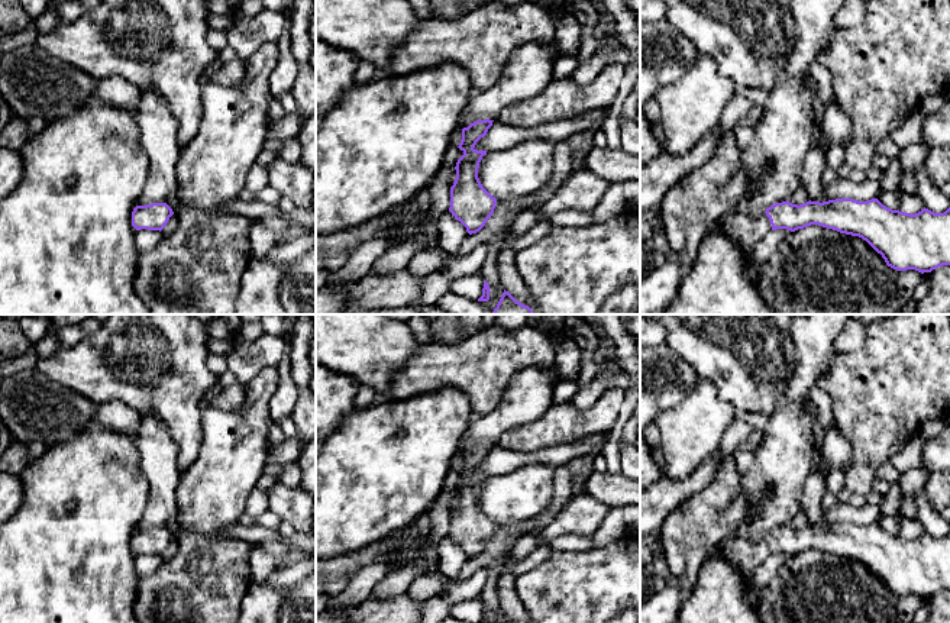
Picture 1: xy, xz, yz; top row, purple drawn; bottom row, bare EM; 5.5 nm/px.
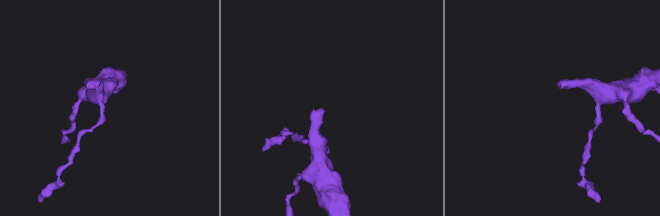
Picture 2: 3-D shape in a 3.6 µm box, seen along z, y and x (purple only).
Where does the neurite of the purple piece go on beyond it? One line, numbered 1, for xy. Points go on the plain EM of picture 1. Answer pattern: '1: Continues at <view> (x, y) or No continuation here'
1: No continuation here

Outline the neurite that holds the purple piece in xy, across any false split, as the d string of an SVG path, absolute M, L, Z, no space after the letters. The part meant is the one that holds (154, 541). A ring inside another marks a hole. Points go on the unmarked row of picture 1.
M152 527L146 530L136 530L132 536L132 551L136 555L162 555L174 539L167 527Z

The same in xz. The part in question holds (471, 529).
M476 445L462 453L459 474L463 480L456 487L456 503L450 511L449 536L469 559L479 556L492 540L497 523L492 522L478 503L479 487L487 475L476 475L476 467L484 462L494 445Z

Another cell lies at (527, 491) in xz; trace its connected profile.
M530 464L507 475L487 477L479 487L478 503L497 524L529 520L550 506L556 469Z

